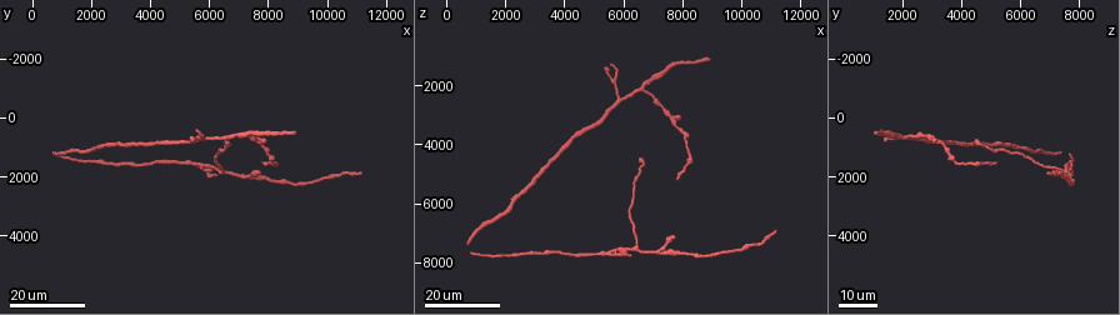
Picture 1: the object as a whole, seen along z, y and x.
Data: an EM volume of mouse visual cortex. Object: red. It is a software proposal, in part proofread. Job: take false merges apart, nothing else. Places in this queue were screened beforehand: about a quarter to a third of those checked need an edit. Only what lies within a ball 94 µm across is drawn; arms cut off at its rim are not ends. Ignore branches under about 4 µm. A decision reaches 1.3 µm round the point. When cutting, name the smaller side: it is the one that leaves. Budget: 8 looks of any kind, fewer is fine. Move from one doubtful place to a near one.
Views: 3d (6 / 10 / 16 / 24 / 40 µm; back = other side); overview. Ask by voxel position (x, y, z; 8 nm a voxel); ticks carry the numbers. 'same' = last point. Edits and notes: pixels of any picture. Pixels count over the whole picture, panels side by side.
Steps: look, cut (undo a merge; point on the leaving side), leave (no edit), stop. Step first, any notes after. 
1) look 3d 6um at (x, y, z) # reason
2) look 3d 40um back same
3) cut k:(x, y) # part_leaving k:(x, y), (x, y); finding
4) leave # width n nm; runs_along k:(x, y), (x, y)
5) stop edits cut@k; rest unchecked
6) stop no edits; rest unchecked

look 3d 24um at (6400, 1800, 7500) # branch point

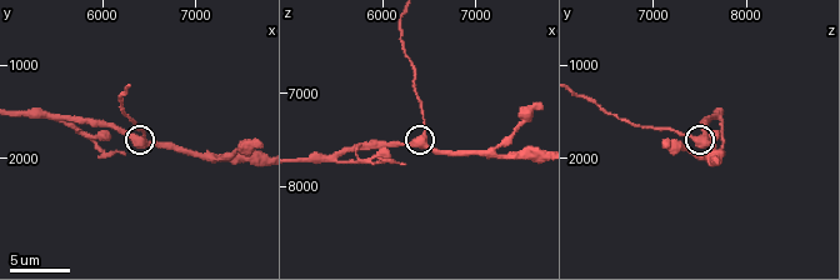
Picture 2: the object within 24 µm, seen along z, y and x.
look 3d 10um at (6450, 1850, 7550)

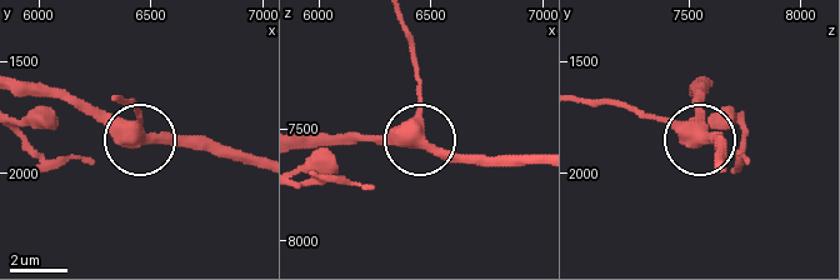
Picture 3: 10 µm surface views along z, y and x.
leave # arms 3; runs_along 3:(709, 88), (695, 138), (640, 111); continuous, no second neuron

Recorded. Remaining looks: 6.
look 3d 6um at (7150, 2000, 7650) # two arms in line, one across

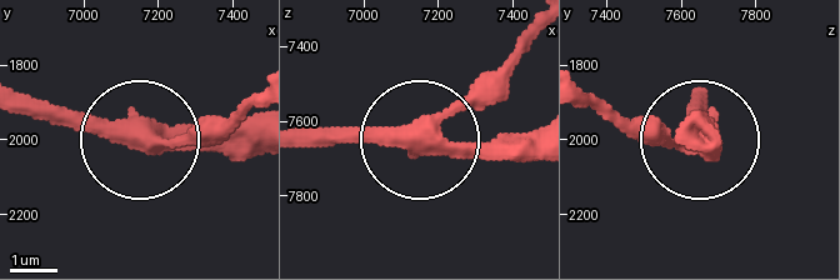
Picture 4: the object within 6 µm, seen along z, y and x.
leave # runs_along 4:(305, 130), (436, 130), (504, 63); all the same neuron

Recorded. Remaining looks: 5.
look 3d 6um at (5500, 1550, 7700) # thin arm on a thick one

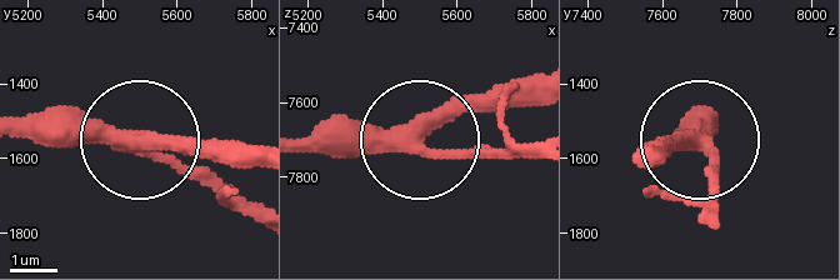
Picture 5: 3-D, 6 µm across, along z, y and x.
leave # width 340 nm; one neuron here

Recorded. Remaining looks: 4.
look 3d 24um at (5900, 700, 2500) # branch point

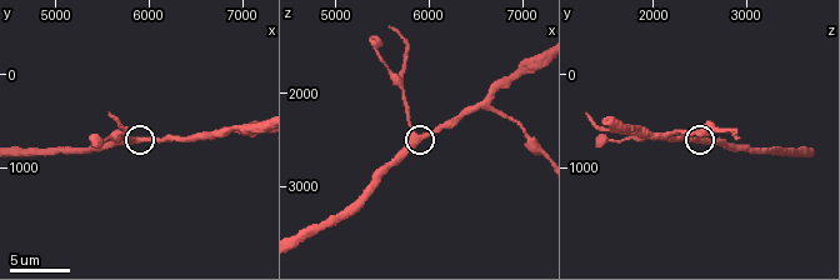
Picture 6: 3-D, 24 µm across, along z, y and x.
look 3d 6um at (5900, 700, 2450)

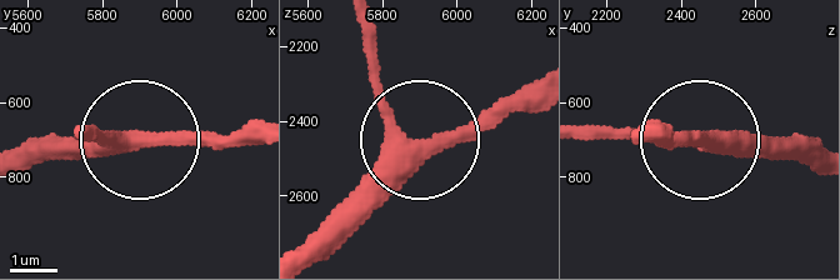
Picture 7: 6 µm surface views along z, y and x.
leave # arms 3; runs_along 7:(306, 244), (405, 136), (370, 33); all the same neuron

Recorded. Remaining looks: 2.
stop no edits; rest unchecked

